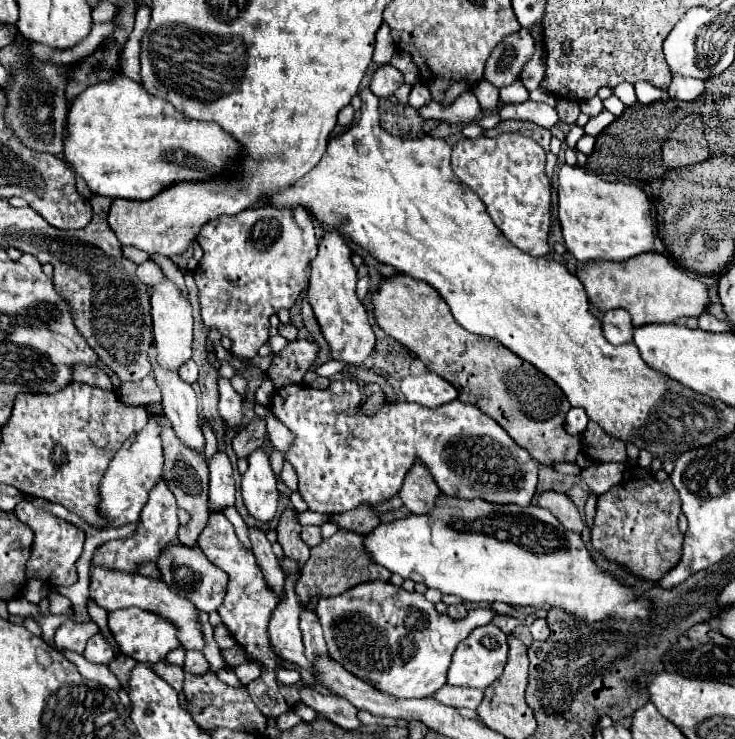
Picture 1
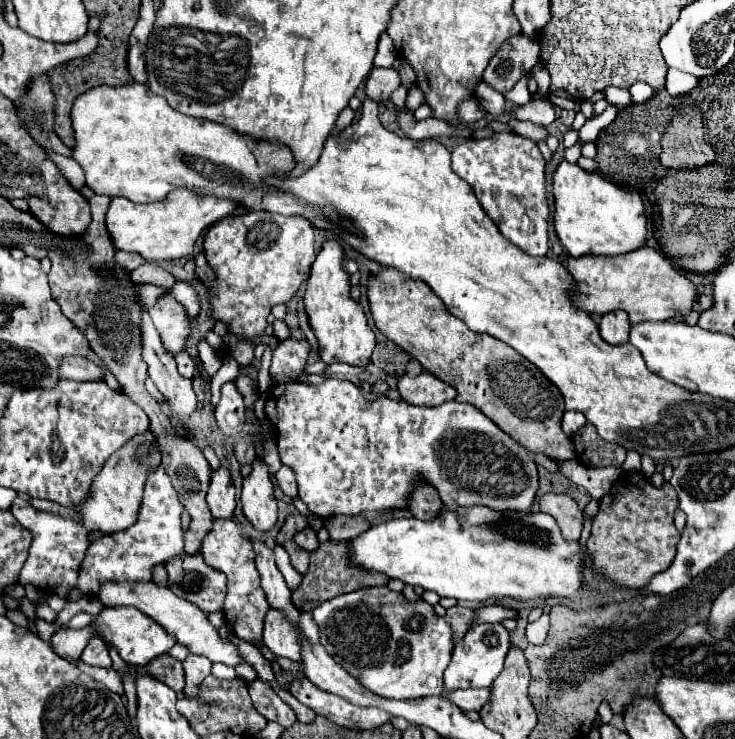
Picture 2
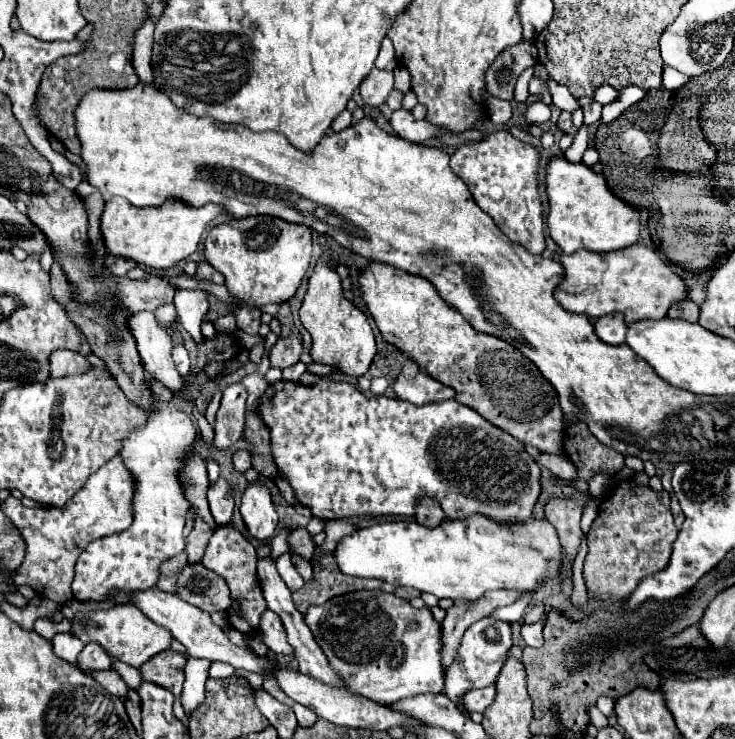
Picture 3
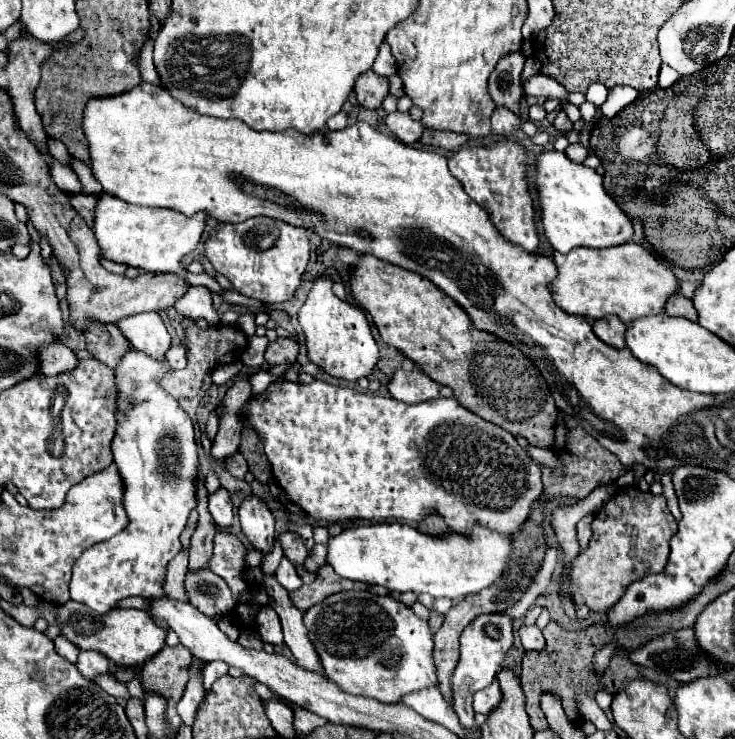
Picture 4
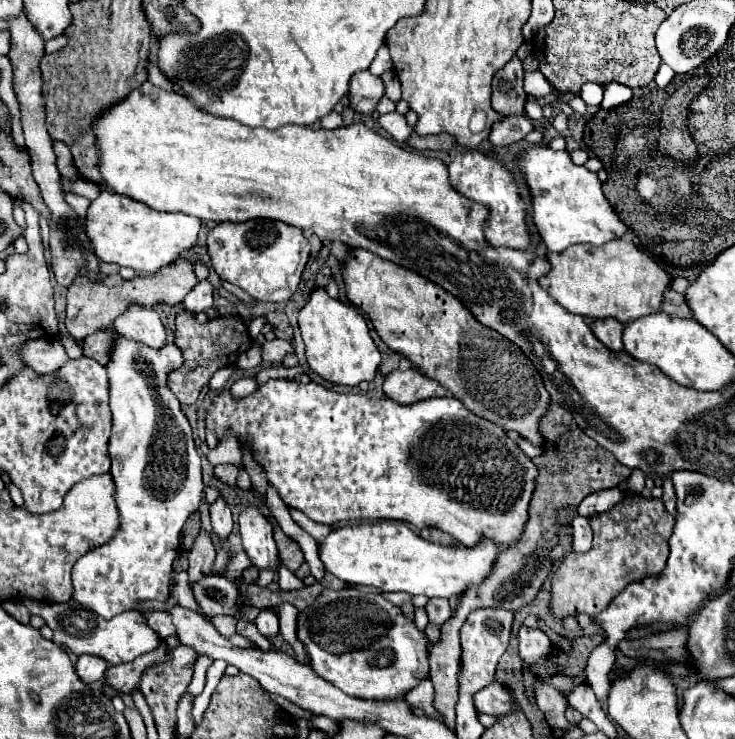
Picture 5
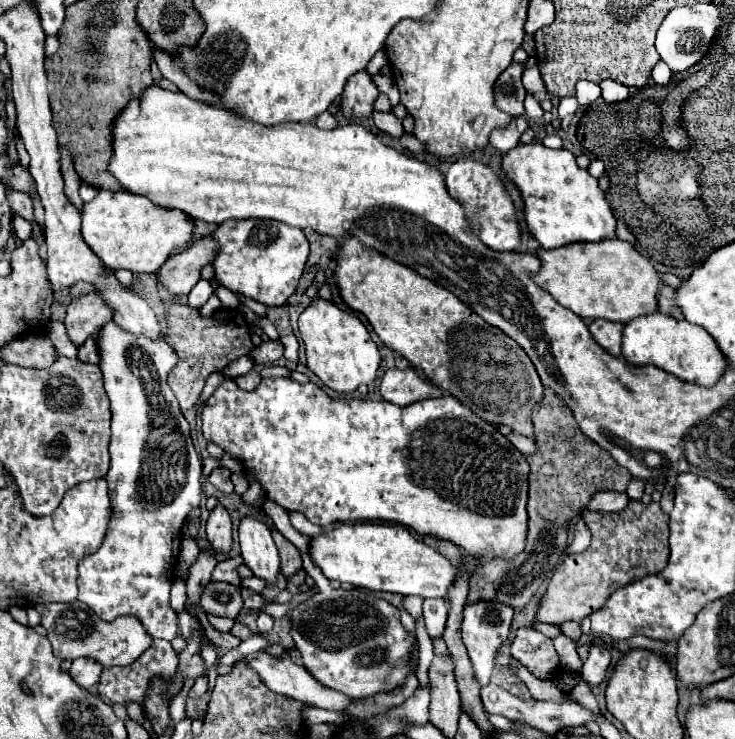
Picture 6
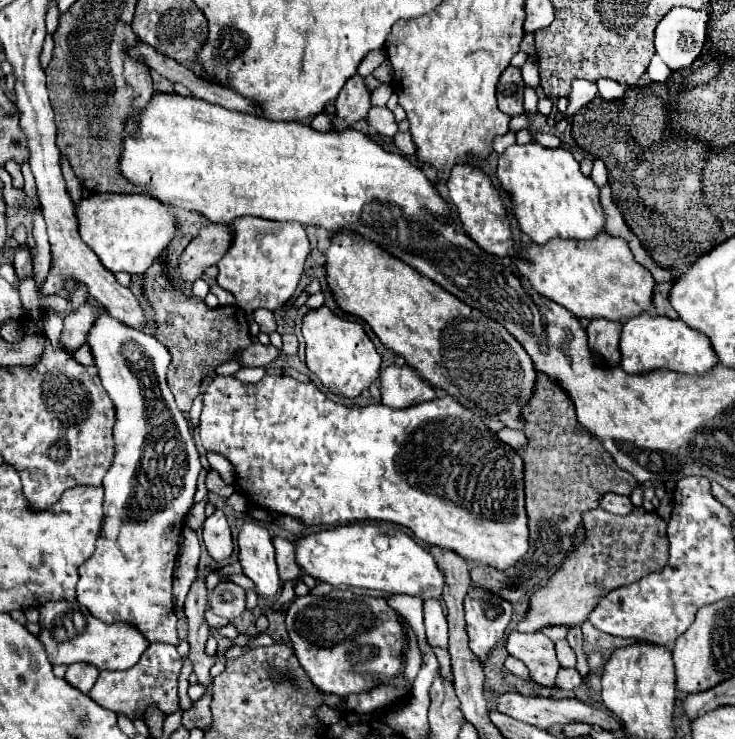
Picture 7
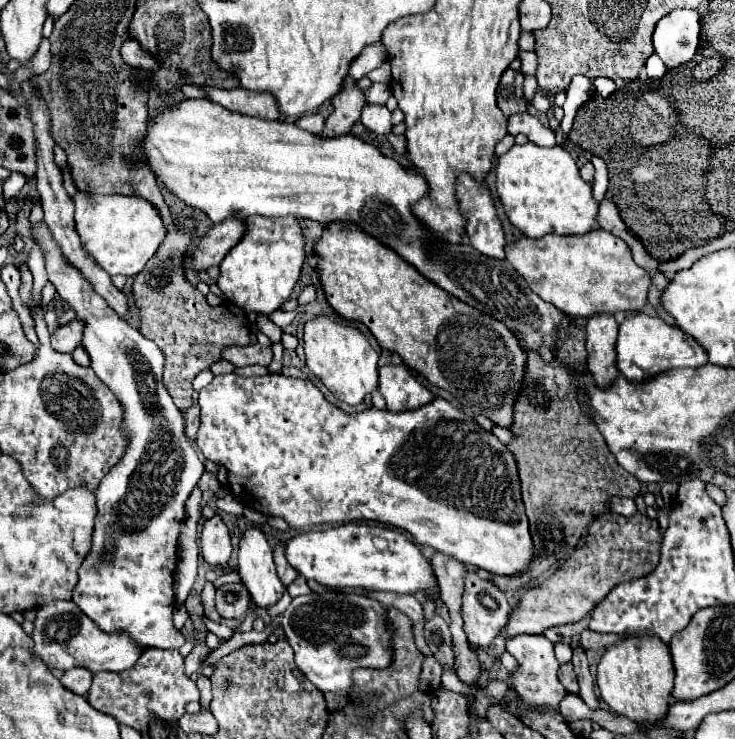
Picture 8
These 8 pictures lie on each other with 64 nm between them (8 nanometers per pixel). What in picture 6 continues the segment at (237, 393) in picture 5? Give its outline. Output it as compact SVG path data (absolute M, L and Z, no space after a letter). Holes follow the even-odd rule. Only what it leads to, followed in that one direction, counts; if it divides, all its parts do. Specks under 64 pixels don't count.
M252 370L252 372L246 374L246 376L238 376L238 378L236 378L236 384L238 384L238 388L242 388L242 390L254 390L260 380L262 380L260 374Z

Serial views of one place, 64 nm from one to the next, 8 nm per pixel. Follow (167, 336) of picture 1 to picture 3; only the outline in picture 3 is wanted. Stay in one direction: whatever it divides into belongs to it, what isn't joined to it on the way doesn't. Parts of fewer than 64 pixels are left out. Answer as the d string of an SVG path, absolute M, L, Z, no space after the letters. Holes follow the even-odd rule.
M164 304L160 308L156 308L154 312L156 320L160 326L166 328L168 336L174 340L174 326L176 326L176 320L178 320L178 314L176 314L176 306L174 304Z

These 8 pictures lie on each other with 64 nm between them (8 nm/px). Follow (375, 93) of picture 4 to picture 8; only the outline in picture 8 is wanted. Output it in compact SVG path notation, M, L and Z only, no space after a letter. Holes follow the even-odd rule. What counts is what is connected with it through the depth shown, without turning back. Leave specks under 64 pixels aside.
M346 78L342 92L338 92L338 94L332 98L334 112L326 118L326 128L324 128L322 136L328 136L328 138L330 138L330 136L340 136L340 134L350 132L352 124L354 124L356 120L360 120L362 108L364 108L366 104L368 104L368 102L366 102L364 90L358 88L356 80Z

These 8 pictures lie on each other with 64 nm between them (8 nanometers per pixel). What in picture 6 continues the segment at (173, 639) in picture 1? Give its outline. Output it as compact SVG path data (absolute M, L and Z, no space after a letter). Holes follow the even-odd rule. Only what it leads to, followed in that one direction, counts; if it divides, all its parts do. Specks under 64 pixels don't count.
M80 602L74 604L38 604L34 610L42 618L42 626L48 630L48 640L54 648L54 654L64 660L76 660L80 656L94 658L104 668L112 666L128 666L132 664L142 652L146 652L152 644L152 636L144 632L144 626L136 616L122 616L114 622L100 620L90 608Z

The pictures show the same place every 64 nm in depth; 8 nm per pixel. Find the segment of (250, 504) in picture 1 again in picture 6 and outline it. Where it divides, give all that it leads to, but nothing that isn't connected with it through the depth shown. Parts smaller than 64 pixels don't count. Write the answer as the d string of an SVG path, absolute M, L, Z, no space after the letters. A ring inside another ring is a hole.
M244 516L238 532L244 564L254 572L254 576L264 578L268 584L272 584L276 580L280 560L270 528L254 516Z

